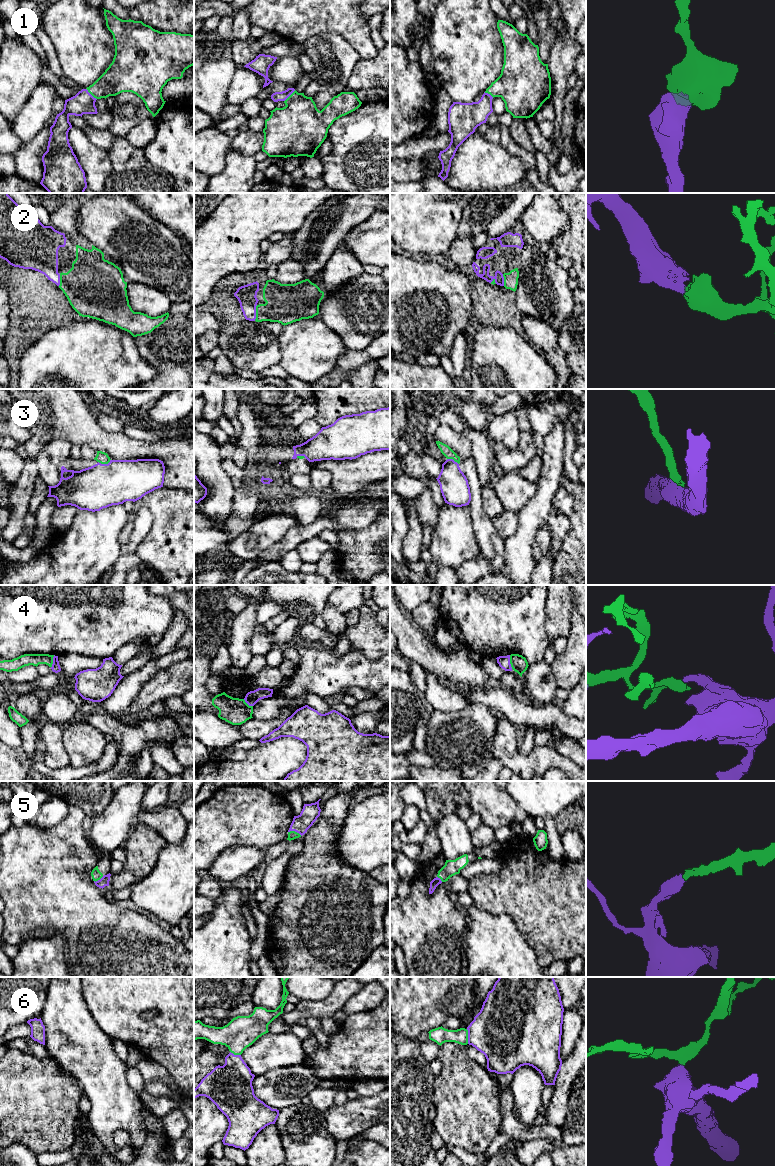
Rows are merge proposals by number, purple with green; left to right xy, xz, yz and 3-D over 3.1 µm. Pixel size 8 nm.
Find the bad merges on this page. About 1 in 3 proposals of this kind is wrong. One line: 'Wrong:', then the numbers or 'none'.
Wrong: 4

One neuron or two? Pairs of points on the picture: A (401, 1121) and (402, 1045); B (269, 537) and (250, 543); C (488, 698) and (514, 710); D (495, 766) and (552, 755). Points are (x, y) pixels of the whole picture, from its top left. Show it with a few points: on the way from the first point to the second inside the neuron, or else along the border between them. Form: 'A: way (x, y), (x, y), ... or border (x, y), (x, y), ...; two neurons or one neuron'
A: way (401, 1102), (401, 1064); one neuron
B: way (264, 537), (255, 539); one neuron
C: way (494, 698), (508, 704); one neuron
D: border (493, 756), (503, 766); two neurons

